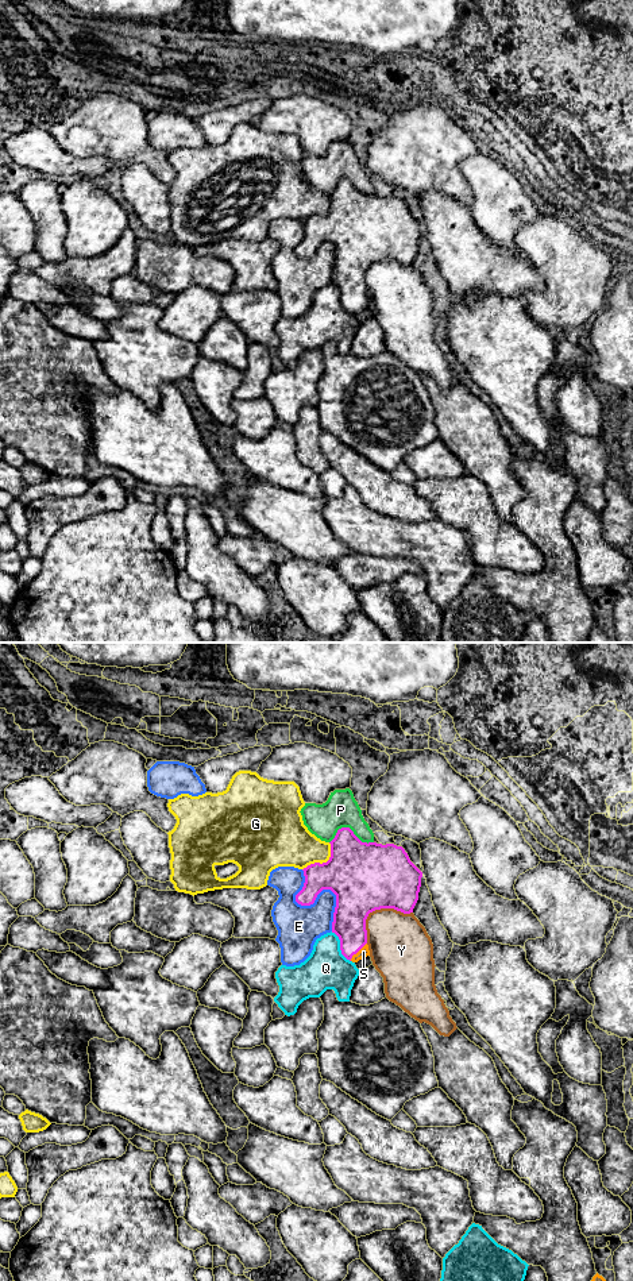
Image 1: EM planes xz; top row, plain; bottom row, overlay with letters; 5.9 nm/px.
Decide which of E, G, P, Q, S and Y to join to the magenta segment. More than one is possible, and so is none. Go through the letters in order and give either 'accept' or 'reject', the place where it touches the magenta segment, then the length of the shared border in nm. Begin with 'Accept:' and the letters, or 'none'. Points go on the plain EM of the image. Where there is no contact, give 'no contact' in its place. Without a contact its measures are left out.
Accept: S
E: reject; contact xz (316, 249); length 420 nm
G: reject; contact xz (323, 215); length 240 nm
P: reject; contact xz (350, 181); length 260 nm
Q: reject; contact xz (340, 298); length 220 nm
S: accept; contact xz (356, 304); length 150 nm
Y: reject; contact xz (375, 261); length 340 nm

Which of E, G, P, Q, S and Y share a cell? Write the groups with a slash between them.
E / G / P / Q / S / Y

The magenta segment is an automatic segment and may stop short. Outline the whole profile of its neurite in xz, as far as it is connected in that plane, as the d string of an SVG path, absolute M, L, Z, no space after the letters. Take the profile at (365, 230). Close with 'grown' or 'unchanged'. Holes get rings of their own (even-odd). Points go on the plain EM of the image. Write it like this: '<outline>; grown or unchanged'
M350 180L339 181L329 196L331 209L327 215L314 215L302 221L305 235L296 247L296 254L310 258L323 242L331 242L336 247L332 285L340 292L341 306L358 315L370 308L366 282L368 266L381 261L394 261L404 266L413 265L418 252L422 224L410 213L402 198L362 194Z; grown

